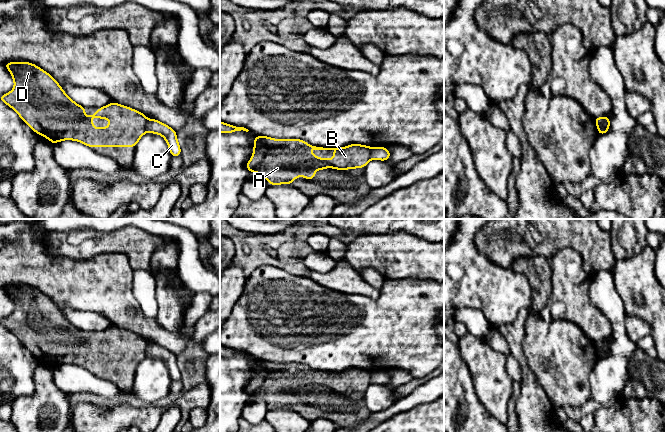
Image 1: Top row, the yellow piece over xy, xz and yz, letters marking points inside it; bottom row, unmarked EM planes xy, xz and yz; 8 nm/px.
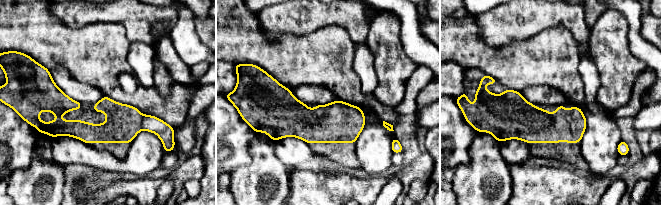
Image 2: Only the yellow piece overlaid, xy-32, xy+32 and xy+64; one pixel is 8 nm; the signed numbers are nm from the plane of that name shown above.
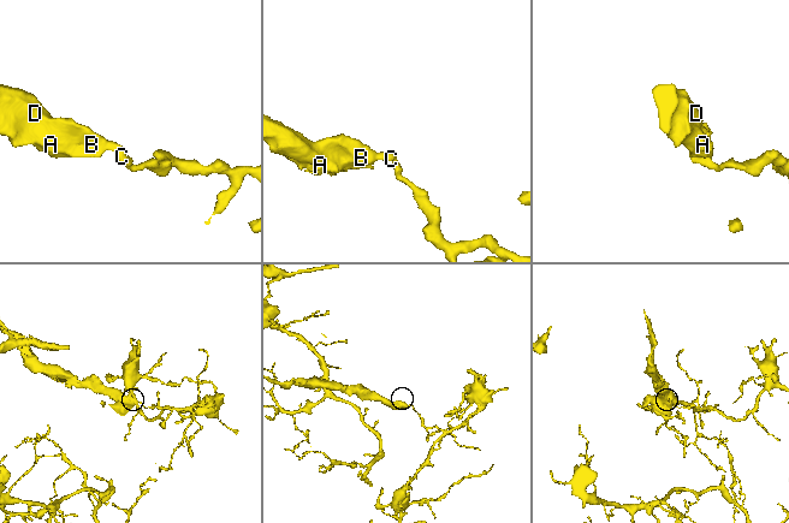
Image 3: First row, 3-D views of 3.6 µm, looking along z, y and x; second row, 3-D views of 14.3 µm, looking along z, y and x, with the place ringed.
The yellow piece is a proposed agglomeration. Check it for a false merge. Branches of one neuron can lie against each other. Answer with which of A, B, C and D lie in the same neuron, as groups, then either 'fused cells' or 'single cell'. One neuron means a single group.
A B D / C | fused cells

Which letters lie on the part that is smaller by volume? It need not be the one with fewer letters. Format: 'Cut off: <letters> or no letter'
Cut off: A, B, D

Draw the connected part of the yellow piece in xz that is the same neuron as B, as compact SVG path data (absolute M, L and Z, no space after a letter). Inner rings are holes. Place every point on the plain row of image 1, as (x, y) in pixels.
M267 360L254 361L251 383L246 392L252 397L263 399L269 409L292 408L298 400L315 402L316 394L334 392L346 394L365 392L370 385L368 369L350 368L342 372L323 372L309 369L300 363L274 363ZM268 374L294 374L294 377L269 378ZM309 374L334 374L332 384L318 382Z

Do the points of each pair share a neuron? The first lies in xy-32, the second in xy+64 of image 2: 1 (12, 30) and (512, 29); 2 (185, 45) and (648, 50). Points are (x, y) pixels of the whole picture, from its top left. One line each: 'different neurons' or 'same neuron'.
1: different neurons
2: same neuron

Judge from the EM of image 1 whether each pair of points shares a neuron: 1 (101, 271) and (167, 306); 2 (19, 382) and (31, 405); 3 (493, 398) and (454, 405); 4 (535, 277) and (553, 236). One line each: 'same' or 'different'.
1: different
2: different
3: different
4: different

